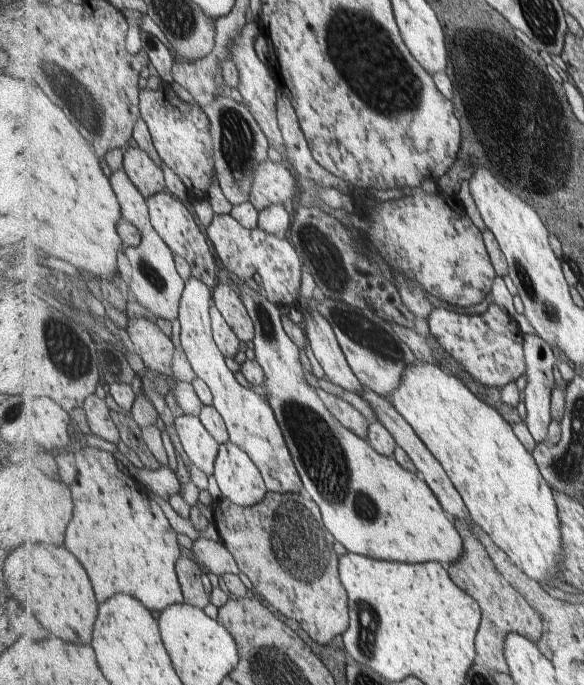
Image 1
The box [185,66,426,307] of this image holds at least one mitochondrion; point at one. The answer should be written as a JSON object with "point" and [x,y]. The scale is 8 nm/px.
{"point":[238,142]}

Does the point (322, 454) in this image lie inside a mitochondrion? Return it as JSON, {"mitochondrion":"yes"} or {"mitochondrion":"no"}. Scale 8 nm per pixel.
{"mitochondrion":"yes"}

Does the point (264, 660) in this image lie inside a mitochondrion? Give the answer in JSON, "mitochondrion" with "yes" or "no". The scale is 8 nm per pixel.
{"mitochondrion":"yes"}

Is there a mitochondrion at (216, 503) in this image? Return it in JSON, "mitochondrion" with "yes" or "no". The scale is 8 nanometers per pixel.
{"mitochondrion":"no"}

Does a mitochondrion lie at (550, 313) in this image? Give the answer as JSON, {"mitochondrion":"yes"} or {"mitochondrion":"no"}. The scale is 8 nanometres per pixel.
{"mitochondrion":"yes"}

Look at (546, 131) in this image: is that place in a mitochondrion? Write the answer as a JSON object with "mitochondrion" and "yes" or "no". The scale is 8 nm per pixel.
{"mitochondrion":"no"}

